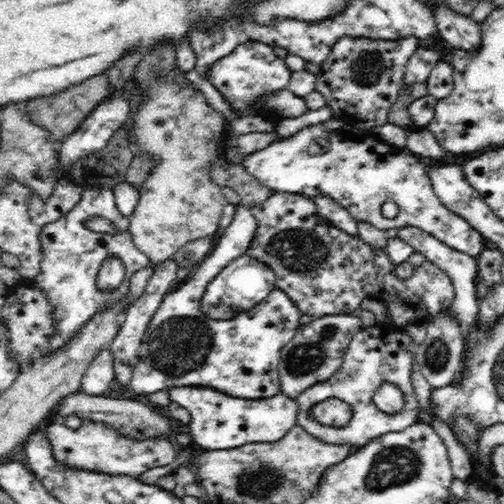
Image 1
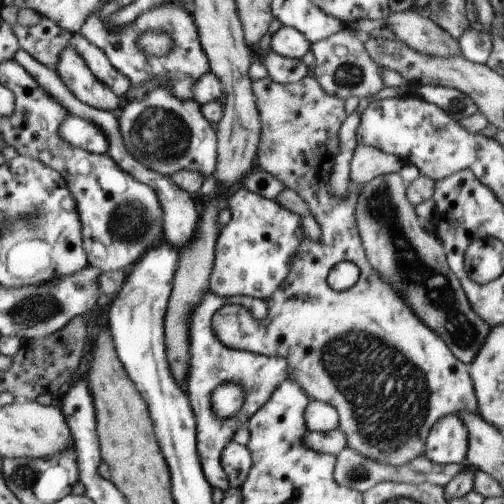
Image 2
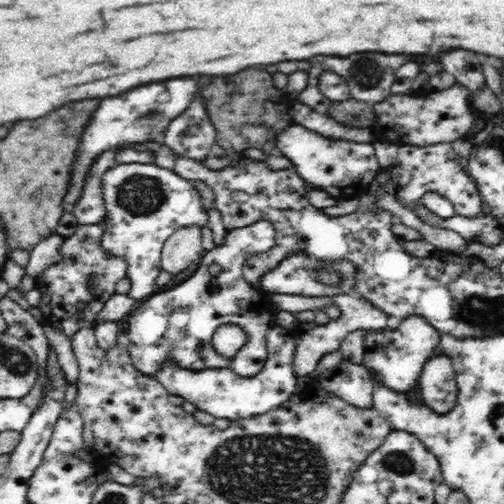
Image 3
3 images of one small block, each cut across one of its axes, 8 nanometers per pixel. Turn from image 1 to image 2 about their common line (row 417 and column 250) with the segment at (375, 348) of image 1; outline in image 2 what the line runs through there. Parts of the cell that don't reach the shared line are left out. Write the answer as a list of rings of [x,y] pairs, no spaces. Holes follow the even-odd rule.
[[[205,292],[203,298],[199,300],[199,304],[191,310],[189,316],[189,370],[187,370],[187,380],[185,380],[185,392],[189,396],[189,404],[195,416],[195,428],[197,428],[197,456],[199,456],[199,464],[203,470],[205,480],[213,486],[213,488],[221,488],[223,492],[229,488],[227,484],[227,474],[221,468],[221,452],[223,448],[233,440],[235,432],[247,422],[251,420],[251,416],[269,400],[271,392],[289,378],[289,364],[287,358],[279,358],[279,356],[257,356],[251,352],[239,352],[239,350],[231,350],[225,348],[213,334],[211,330],[211,316],[217,312],[217,308],[221,308],[223,304],[233,304],[233,306],[243,306],[247,308],[253,318],[257,320],[265,320],[267,316],[267,302],[265,300],[257,300],[257,298],[247,298],[247,296],[235,296],[235,298],[219,298],[213,296],[211,292]],[[225,382],[235,382],[241,384],[241,388],[245,390],[245,404],[243,408],[231,418],[231,420],[219,420],[213,416],[211,412],[211,392],[215,390],[217,384],[225,384]]]

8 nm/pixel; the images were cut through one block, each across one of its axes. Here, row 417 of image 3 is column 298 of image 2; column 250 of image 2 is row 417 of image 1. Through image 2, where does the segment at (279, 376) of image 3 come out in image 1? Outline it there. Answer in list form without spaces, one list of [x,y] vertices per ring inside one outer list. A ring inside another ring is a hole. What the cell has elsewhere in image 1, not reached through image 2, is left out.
[[[178,386],[170,388],[170,400],[184,406],[192,414],[190,434],[192,446],[196,450],[234,450],[238,446],[278,442],[294,426],[298,426],[298,402],[286,394],[276,394],[264,400],[244,400],[232,398],[212,388]]]

